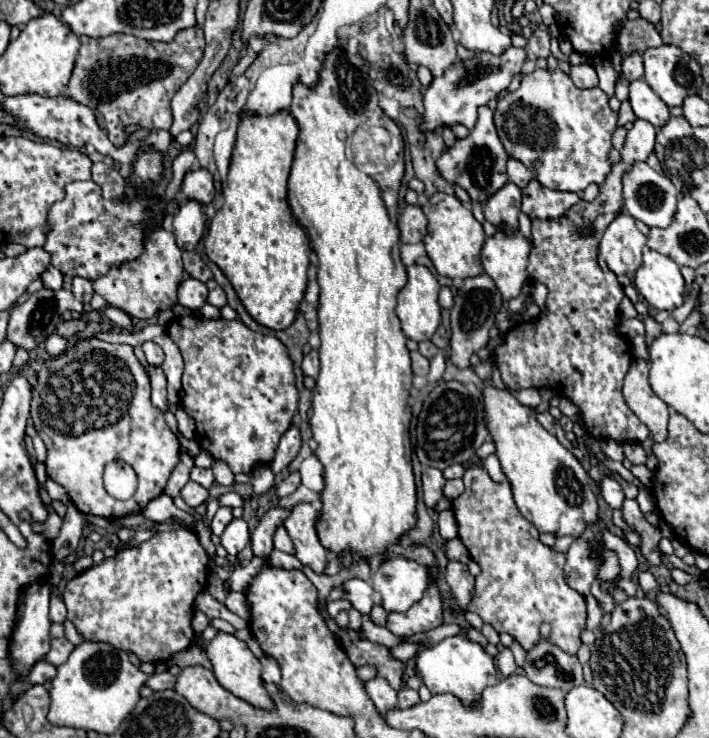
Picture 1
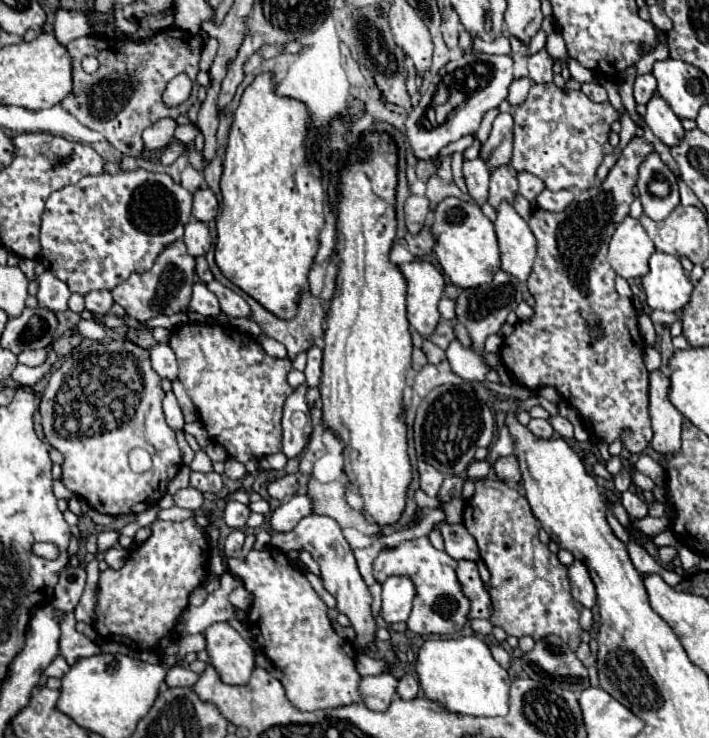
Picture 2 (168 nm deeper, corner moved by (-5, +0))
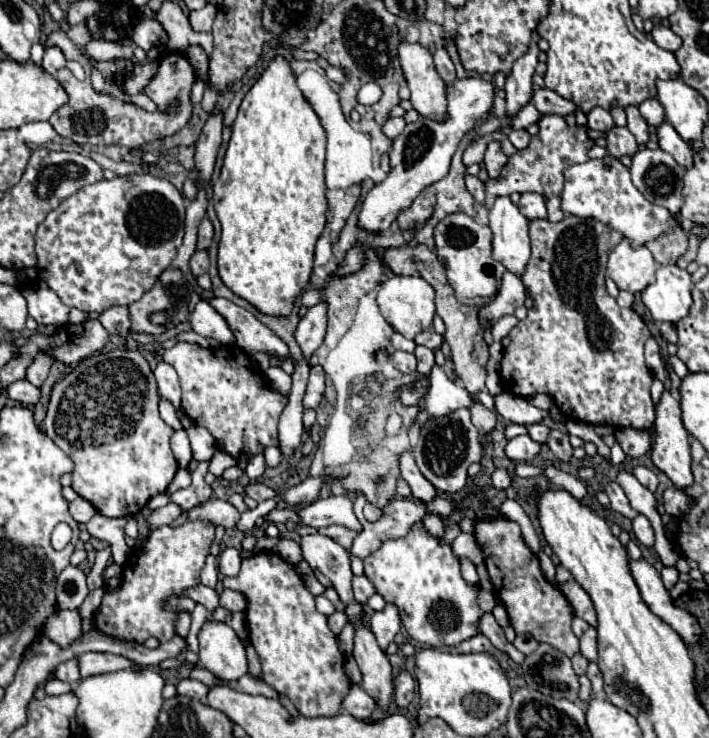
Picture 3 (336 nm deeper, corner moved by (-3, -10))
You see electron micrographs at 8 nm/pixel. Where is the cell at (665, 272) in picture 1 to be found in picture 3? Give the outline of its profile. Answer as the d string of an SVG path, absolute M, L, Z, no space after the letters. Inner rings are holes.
M675 264L659 266L655 282L643 290L641 298L655 322L675 324L689 314L691 276Z

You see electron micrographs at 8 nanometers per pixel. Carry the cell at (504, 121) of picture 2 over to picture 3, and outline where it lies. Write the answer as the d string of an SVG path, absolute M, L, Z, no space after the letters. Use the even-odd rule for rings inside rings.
M511 130L509 140L517 150L523 150L527 146L527 142L531 140L531 134L527 130Z

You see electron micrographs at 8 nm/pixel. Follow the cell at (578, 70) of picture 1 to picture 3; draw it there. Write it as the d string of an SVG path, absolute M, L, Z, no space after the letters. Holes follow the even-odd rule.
M595 106L595 108L587 114L587 126L589 126L591 130L611 130L615 124L613 124L613 118L611 118L609 110Z

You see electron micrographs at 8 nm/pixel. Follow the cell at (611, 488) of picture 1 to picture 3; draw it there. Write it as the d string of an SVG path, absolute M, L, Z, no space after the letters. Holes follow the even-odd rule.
M637 514L633 518L633 532L635 532L635 538L643 544L643 546L653 546L653 528L649 524L649 520L643 516L643 514Z

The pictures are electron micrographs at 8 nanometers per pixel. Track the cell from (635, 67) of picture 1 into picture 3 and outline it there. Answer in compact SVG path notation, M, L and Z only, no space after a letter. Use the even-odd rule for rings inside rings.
M647 98L645 102L641 102L639 112L649 126L659 126L659 122L663 122L663 106L657 98Z

